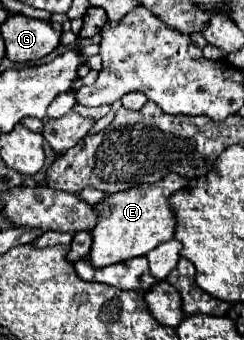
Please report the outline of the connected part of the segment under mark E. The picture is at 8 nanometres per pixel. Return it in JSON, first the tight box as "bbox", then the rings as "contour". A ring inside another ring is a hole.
{"bbox":[88,173,188,269],"contour":[[[168,173],[164,179],[152,185],[132,187],[128,191],[118,191],[106,195],[100,203],[94,205],[94,215],[98,217],[96,227],[90,231],[92,249],[88,253],[88,261],[94,269],[108,267],[112,263],[120,263],[124,259],[140,257],[158,247],[164,241],[174,237],[174,213],[168,207],[168,197],[188,185],[188,179]]]}

